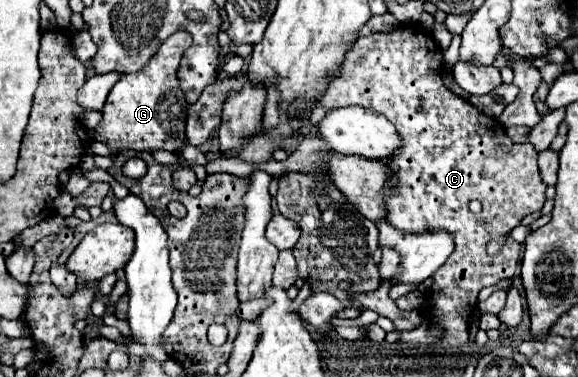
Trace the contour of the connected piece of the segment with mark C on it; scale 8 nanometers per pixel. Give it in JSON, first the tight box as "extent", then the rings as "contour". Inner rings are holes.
{"extent":[323,25,545,347],"contour":[[[403,25],[387,31],[373,33],[367,37],[359,37],[353,49],[347,53],[343,73],[333,79],[327,93],[323,95],[325,111],[336,108],[358,105],[369,107],[381,115],[385,115],[399,131],[403,139],[401,151],[393,159],[389,159],[389,167],[393,169],[393,181],[387,191],[387,219],[389,223],[403,233],[423,233],[433,229],[445,229],[455,237],[455,251],[447,259],[447,263],[433,275],[431,301],[433,307],[425,313],[433,325],[443,327],[443,337],[435,343],[437,347],[463,347],[469,343],[469,317],[477,307],[477,295],[483,287],[497,285],[503,279],[511,279],[515,275],[521,245],[511,239],[511,231],[523,221],[525,215],[535,213],[545,203],[545,183],[539,175],[537,167],[537,151],[529,147],[529,143],[513,143],[505,127],[479,113],[469,101],[451,93],[439,75],[441,69],[441,47],[433,35],[419,27]],[[477,199],[483,205],[481,213],[469,211],[469,201]],[[505,237],[505,245],[495,257],[487,255],[487,243]]]}

